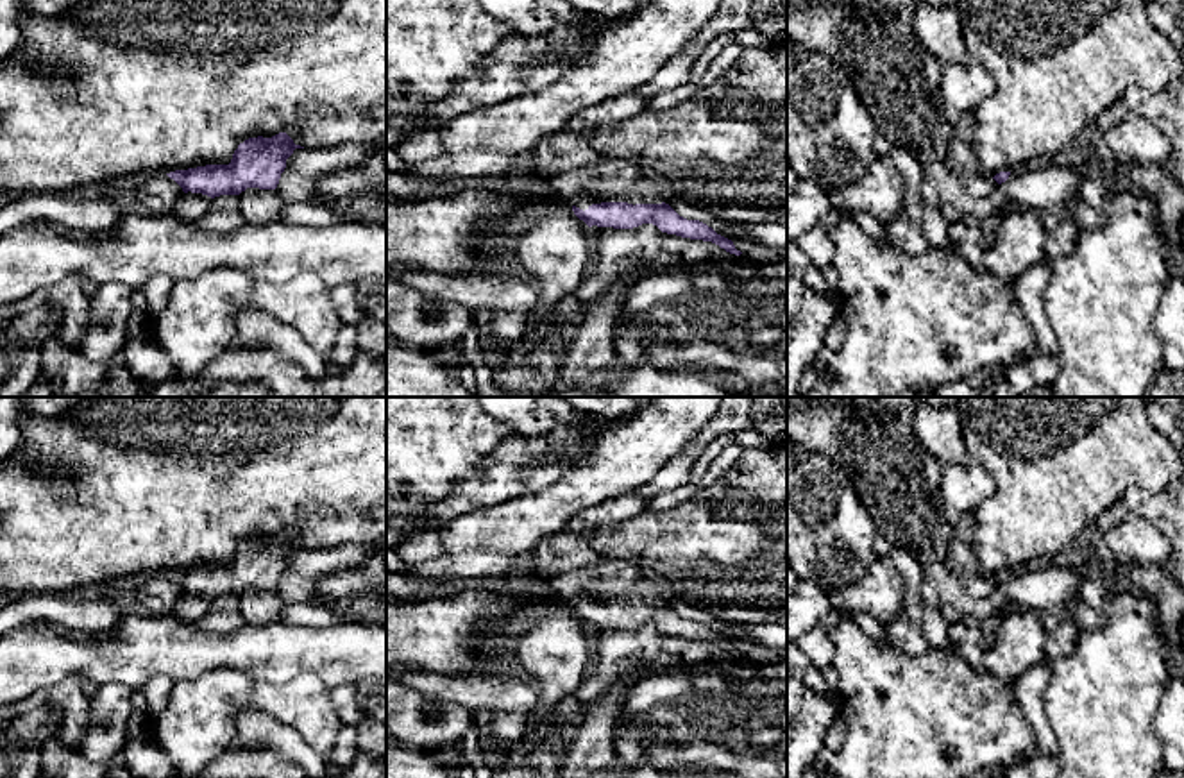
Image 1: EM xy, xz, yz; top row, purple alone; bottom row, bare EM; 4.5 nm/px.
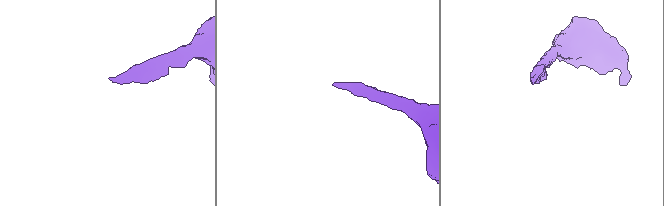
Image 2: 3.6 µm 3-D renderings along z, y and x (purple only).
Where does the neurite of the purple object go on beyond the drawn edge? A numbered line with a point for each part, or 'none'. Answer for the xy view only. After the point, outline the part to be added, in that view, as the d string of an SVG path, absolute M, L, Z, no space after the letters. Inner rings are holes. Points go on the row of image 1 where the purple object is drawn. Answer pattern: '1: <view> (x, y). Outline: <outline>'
none

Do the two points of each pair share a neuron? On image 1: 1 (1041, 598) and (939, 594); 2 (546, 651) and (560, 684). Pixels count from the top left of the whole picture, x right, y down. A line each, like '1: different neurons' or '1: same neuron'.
1: same neuron
2: same neuron

